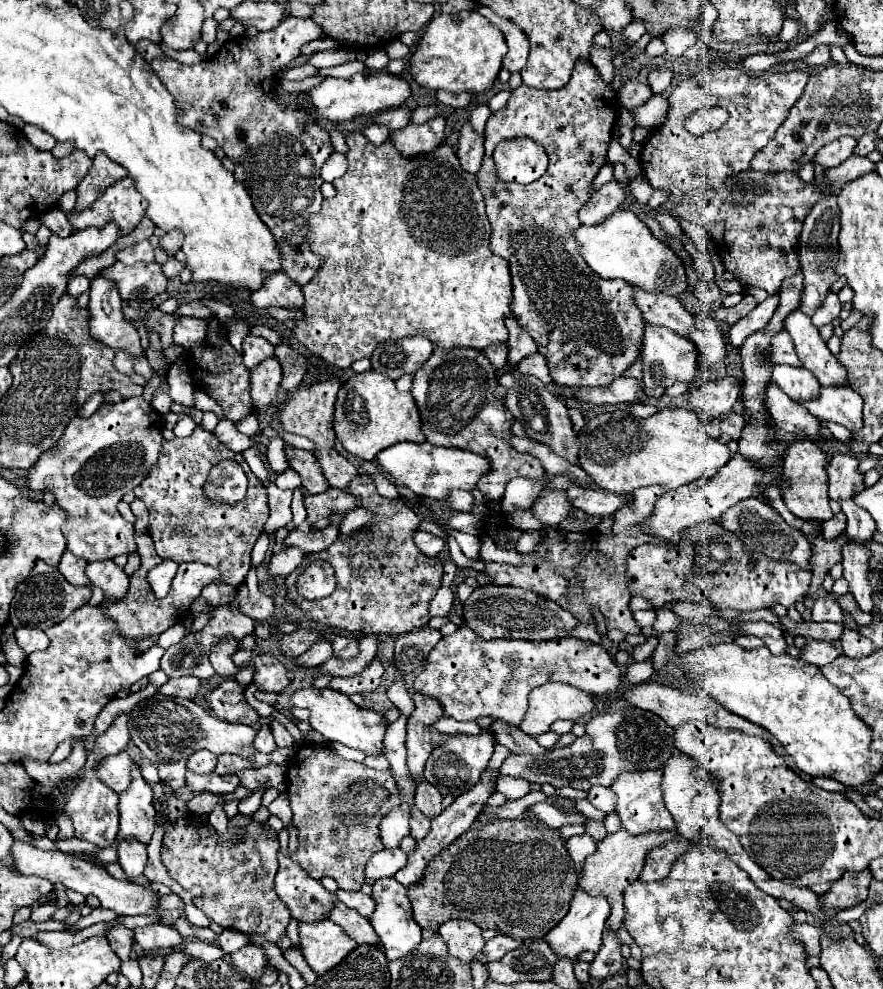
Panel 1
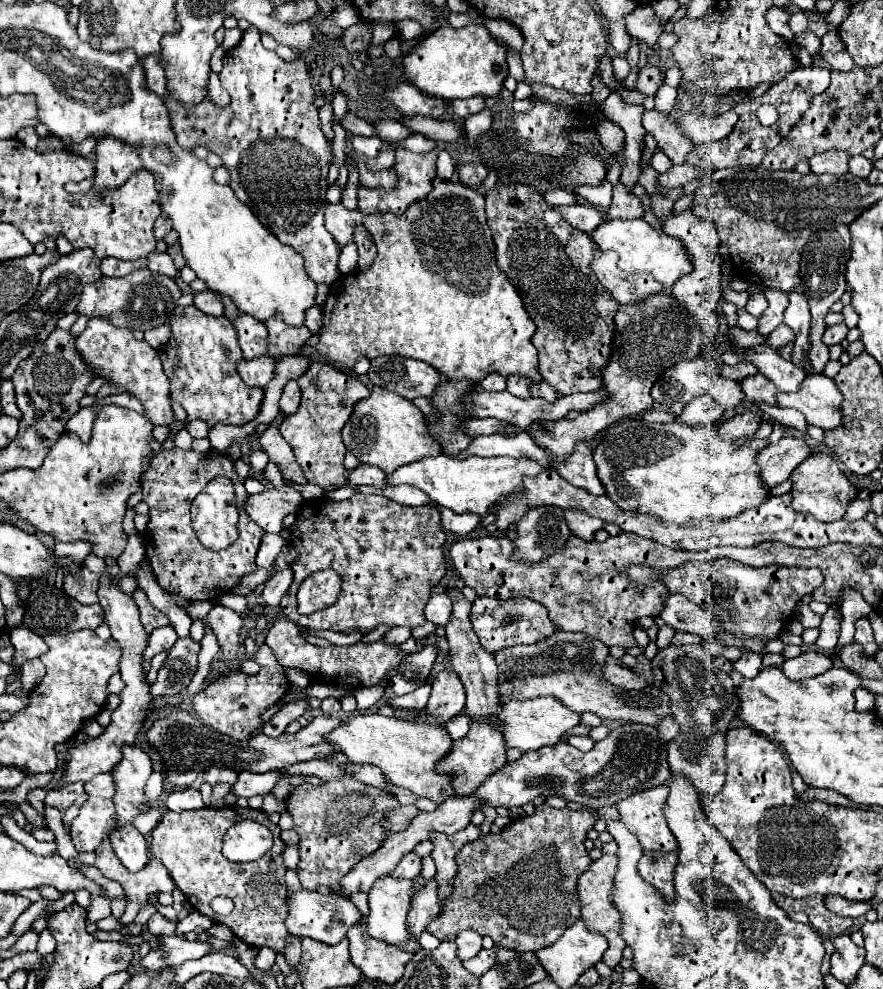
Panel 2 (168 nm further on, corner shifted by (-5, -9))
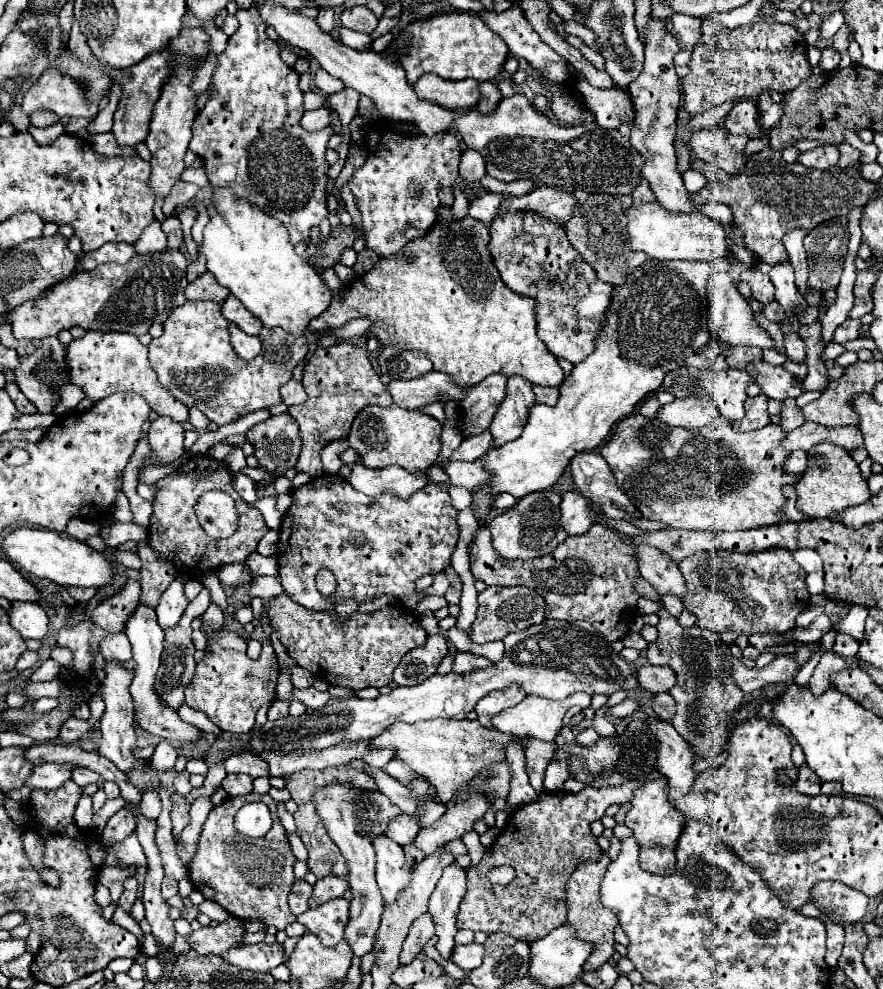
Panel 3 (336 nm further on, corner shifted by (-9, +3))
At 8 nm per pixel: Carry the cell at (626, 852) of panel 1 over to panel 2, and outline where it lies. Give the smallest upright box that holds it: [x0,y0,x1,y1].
[577,853,625,967]

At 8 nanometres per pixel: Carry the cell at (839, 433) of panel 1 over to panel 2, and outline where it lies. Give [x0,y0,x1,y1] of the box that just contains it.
[761,405,809,433]

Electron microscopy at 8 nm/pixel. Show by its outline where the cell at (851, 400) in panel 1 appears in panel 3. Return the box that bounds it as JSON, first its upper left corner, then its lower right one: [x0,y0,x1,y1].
[745,361,801,401]

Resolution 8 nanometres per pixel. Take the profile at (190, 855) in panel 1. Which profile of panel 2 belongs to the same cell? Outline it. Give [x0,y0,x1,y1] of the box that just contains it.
[151,805,289,953]

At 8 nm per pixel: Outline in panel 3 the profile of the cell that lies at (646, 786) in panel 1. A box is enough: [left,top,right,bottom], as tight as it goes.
[625,779,685,847]

